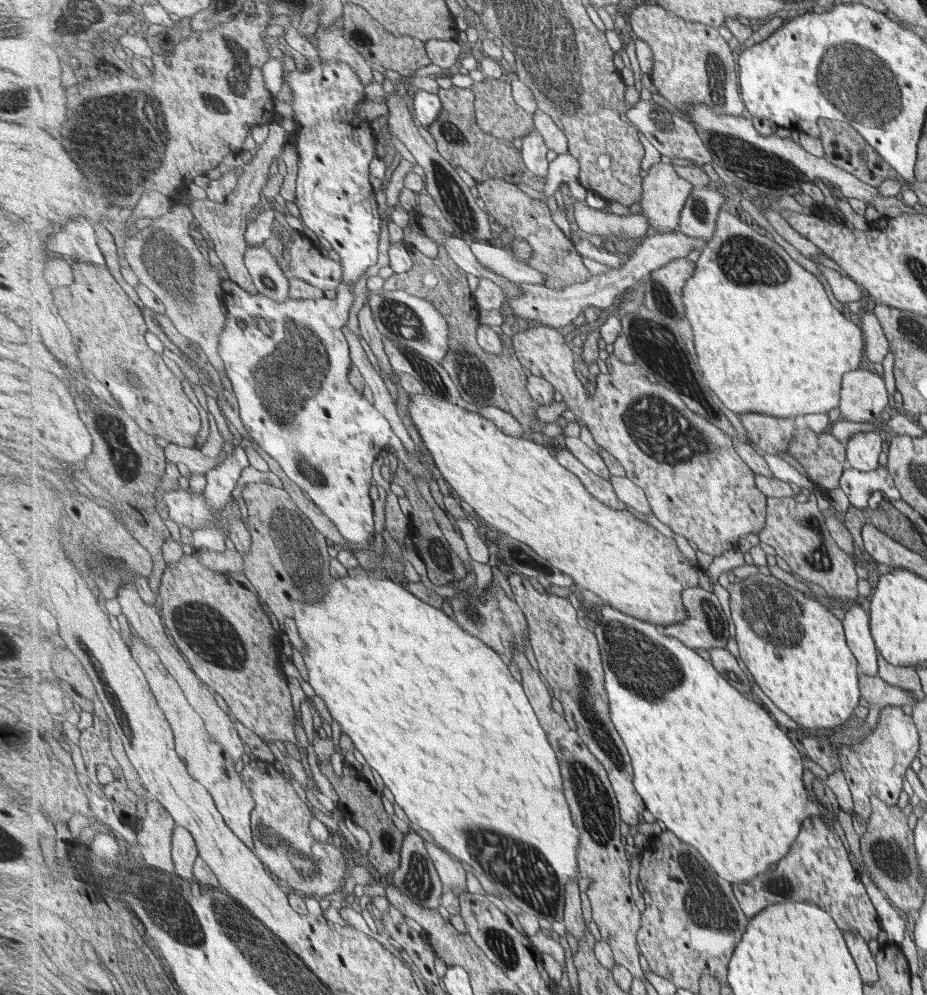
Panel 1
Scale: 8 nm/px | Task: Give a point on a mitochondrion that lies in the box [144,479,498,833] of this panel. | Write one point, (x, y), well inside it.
(215, 638)

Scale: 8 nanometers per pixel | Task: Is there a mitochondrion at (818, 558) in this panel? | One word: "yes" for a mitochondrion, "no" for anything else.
yes

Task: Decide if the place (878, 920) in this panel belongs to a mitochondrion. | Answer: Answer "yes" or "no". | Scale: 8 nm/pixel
no

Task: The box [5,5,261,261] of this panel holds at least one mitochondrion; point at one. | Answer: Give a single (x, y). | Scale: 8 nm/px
(129, 153)

